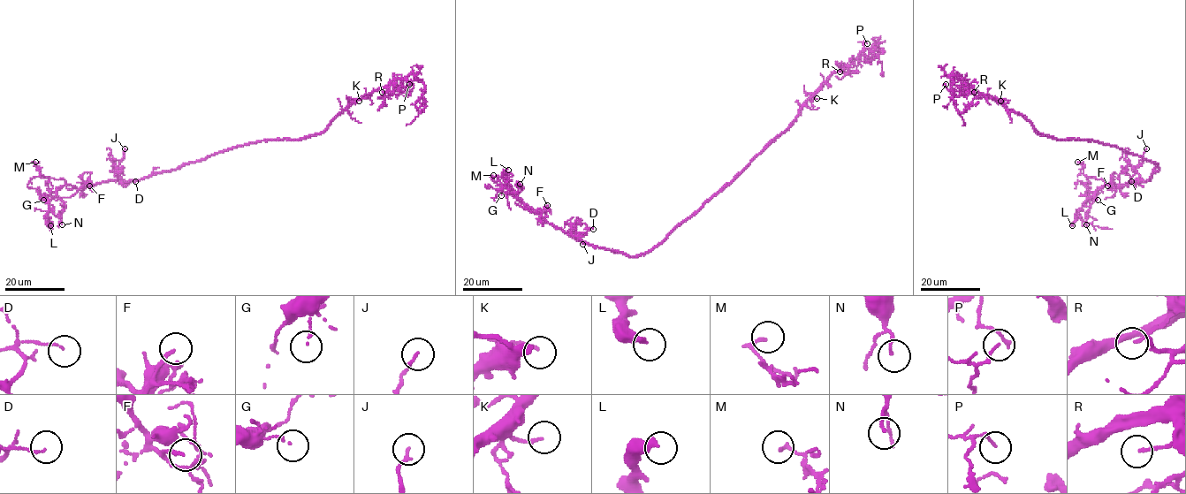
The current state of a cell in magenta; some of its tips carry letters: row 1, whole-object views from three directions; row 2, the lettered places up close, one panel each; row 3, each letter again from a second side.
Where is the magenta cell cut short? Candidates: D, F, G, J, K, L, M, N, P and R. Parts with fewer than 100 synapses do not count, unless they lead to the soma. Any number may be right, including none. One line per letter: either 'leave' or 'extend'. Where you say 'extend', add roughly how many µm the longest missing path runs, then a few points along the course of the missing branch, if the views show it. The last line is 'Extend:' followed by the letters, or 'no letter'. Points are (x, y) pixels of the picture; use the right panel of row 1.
D: leave
F: leave
G: extend; about 50 µm are missing; missing branch runs (1098, 200), (1082, 213), (1049, 227), (1045, 232), (1048, 234), (1059, 234), (1072, 224), (1073, 208), (1069, 208)
J: leave
K: leave
L: leave
M: leave
N: leave
P: leave
R: leave
Extend: G

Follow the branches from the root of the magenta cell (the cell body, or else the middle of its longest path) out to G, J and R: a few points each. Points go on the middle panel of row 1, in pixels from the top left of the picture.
G: (707, 201), (654, 247), (628, 256), (586, 244), (547, 224), (526, 206), (508, 186), (504, 187), (501, 195)
J: (707, 201), (654, 247), (634, 256), (586, 244), (571, 231), (582, 244)
R: (707, 201), (724, 189), (788, 126), (801, 107), (832, 74), (846, 67), (840, 72)

